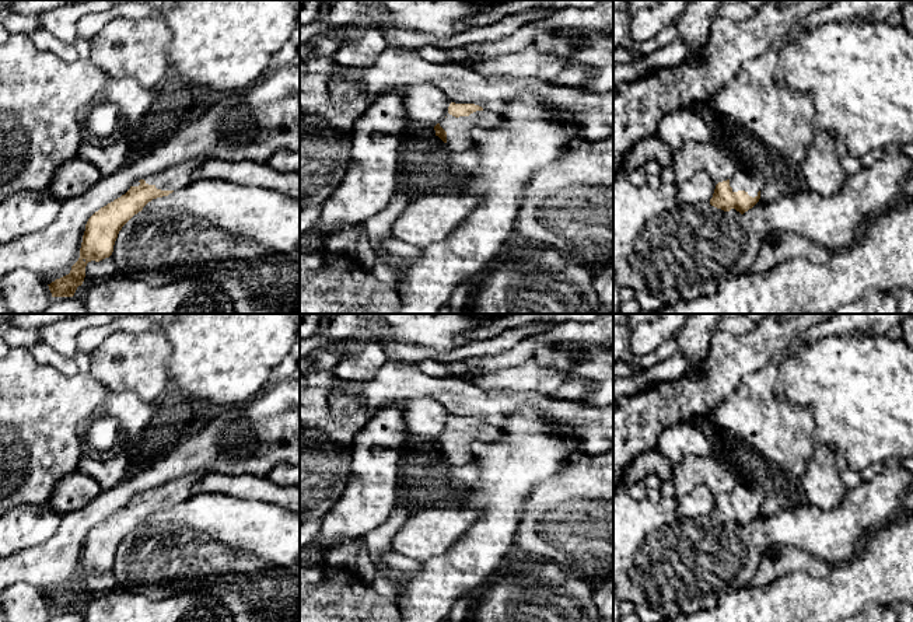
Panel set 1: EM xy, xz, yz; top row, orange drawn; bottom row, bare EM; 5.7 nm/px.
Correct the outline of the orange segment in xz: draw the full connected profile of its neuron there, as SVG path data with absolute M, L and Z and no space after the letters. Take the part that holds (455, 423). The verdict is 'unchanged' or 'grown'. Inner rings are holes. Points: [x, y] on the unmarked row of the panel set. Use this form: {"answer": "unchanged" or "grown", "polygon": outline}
{"answer": "grown", "polygon": "M455 417L448 420L447 430L434 440L435 450L448 458L451 464L473 464L471 445L473 441L494 441L501 438L499 427L483 423L475 417Z"}

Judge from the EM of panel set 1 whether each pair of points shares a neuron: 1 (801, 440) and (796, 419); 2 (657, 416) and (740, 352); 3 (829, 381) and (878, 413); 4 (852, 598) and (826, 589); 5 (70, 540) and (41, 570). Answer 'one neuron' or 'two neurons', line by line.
1: one neuron
2: one neuron
3: one neuron
4: one neuron
5: one neuron

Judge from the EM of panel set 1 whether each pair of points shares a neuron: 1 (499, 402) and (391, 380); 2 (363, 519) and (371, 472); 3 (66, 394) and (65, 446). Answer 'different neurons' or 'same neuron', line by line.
1: same neuron
2: same neuron
3: same neuron

